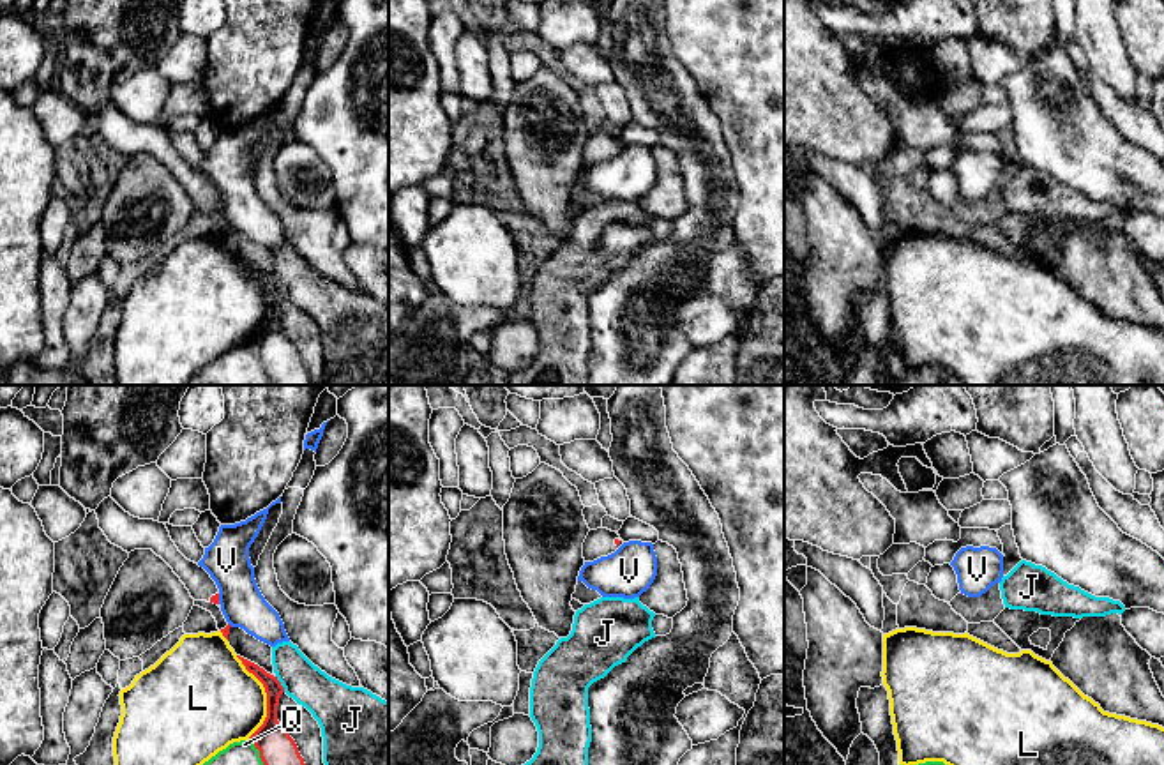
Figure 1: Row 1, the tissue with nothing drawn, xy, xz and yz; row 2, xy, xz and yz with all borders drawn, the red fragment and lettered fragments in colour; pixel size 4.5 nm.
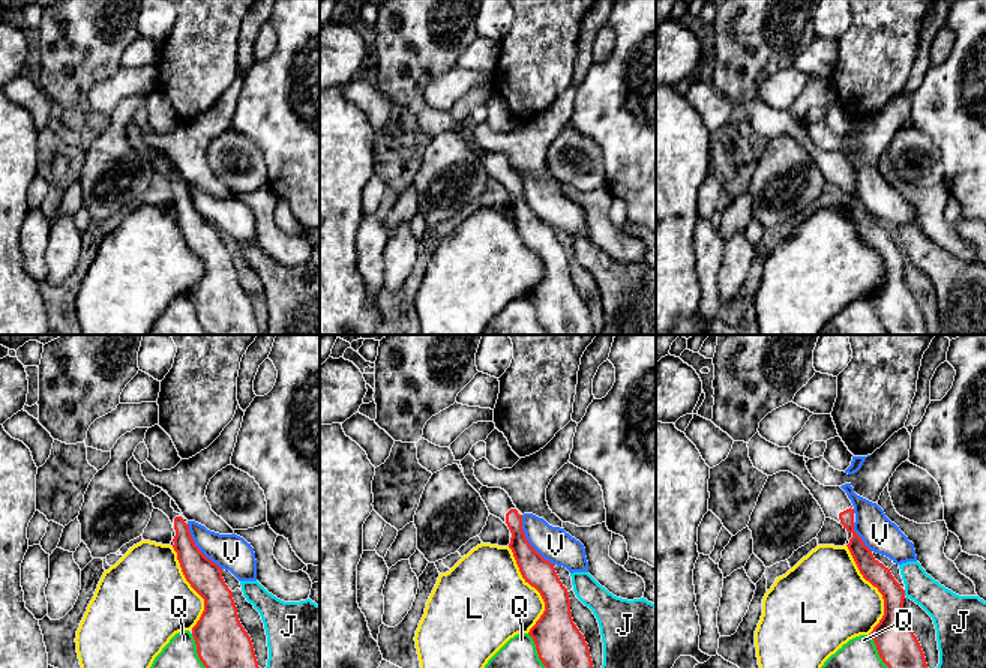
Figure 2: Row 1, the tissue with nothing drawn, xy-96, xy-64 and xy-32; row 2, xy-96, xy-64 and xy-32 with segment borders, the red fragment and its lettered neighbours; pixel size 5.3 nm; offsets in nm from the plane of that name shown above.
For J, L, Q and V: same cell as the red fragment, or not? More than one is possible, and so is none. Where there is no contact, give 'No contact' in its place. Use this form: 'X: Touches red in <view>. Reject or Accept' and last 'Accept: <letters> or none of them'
J: Touches red in xy. Reject
L: Touches red in xy. Reject
Q: Touches red in xy. Reject
V: Touches red in xy. Reject
Accept: none of them

